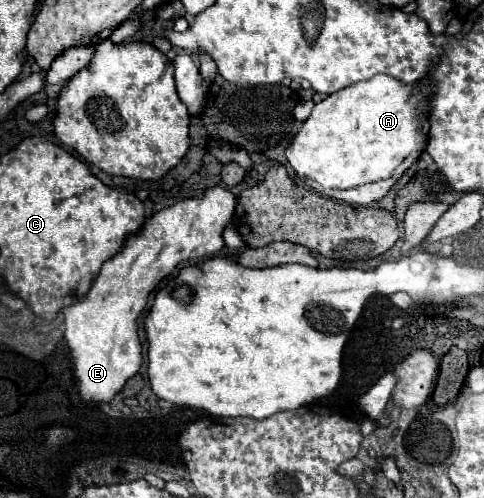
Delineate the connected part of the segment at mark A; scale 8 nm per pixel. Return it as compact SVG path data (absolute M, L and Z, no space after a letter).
M375 75L373 79L345 87L313 107L309 119L303 123L303 127L297 131L297 135L285 149L285 157L293 167L295 175L311 191L349 205L375 203L389 193L389 189L419 159L419 155L427 145L427 133L429 133L429 119L425 117L427 95L429 87L425 87L425 83L403 85L389 75Z

